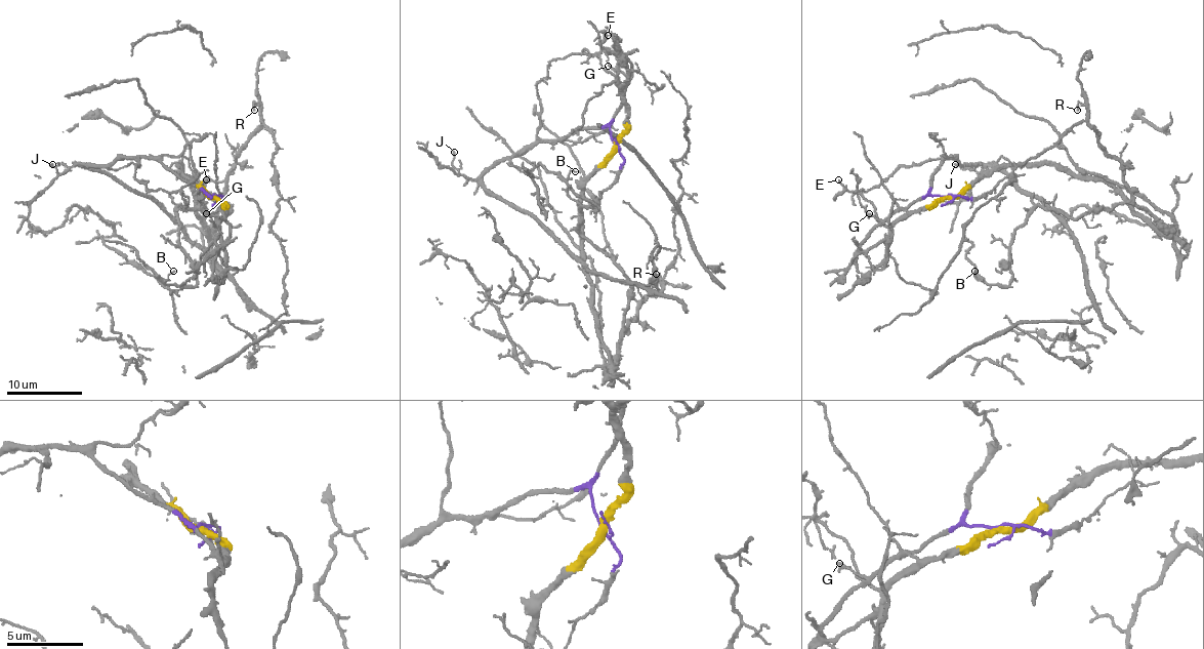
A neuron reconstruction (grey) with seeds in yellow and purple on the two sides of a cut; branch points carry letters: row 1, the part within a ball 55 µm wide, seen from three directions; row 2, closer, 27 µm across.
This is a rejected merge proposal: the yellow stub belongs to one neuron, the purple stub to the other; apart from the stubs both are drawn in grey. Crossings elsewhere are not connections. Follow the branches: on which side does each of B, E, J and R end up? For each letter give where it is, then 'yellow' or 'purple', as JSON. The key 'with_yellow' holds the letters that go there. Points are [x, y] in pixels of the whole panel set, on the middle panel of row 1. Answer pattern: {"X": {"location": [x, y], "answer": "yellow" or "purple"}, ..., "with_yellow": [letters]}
{"B": {"location": [575, 171], "answer": "yellow"}, "E": {"location": [608, 35], "answer": "yellow"}, "J": {"location": [454, 152], "answer": "purple"}, "R": {"location": [656, 274], "answer": "yellow"}, "with_yellow": ["B", "E", "R"]}

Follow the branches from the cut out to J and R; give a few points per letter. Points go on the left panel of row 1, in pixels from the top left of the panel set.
J: (213, 196), (177, 177), (154, 158), (121, 157), (109, 164), (73, 166), (59, 173), (50, 166), (52, 164)
R: (213, 196), (179, 164), (195, 211), (209, 228), (234, 158), (260, 126), (254, 102), (254, 110)

